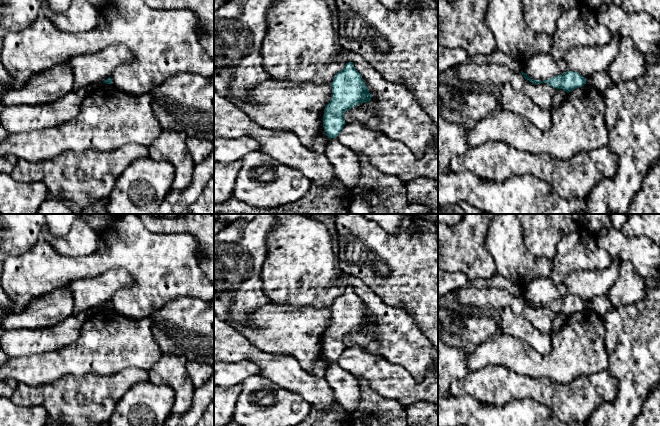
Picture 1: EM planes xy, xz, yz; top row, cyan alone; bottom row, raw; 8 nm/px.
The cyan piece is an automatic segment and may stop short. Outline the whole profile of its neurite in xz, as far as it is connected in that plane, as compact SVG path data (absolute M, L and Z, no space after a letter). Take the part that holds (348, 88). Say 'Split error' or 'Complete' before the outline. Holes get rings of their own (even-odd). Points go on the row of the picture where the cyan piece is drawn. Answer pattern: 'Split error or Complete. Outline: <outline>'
Complete. Outline: M353 62L346 63L344 69L335 75L331 87L332 98L325 106L323 115L323 127L329 139L340 134L346 124L346 111L360 103L368 103L372 98Z

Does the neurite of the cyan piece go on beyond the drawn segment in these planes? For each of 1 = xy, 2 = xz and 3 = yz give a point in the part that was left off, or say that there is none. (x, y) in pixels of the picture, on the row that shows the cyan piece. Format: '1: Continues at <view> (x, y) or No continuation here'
1: No continuation here
2: No continuation here
3: No continuation here

